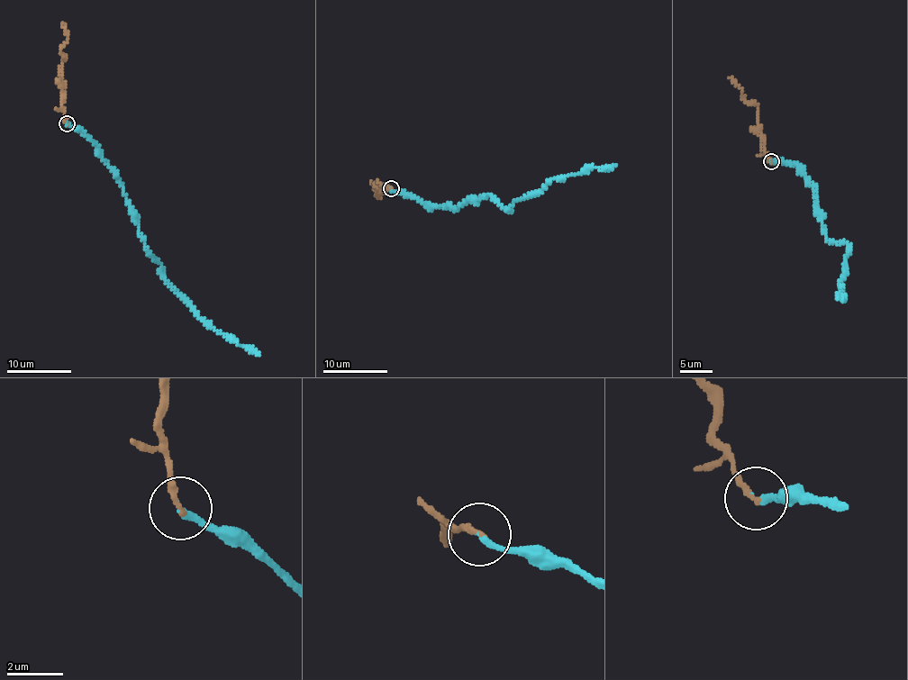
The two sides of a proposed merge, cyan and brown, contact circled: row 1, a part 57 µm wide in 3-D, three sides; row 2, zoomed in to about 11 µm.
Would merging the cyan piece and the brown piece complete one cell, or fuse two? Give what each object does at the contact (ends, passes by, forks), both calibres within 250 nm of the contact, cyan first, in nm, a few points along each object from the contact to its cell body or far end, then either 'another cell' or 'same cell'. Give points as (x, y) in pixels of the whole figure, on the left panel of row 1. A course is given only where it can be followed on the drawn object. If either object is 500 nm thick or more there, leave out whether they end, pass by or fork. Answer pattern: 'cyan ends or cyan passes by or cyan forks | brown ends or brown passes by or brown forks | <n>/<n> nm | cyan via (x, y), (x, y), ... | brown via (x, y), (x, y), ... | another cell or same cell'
cyan ends | brown ends | 220/200 nm | cyan via (66, 122), (80, 128), (97, 147), (167, 284), (201, 317), (260, 357) | brown via (66, 122), (62, 104), (64, 58), (61, 51), (67, 32), (63, 22) | another cell

